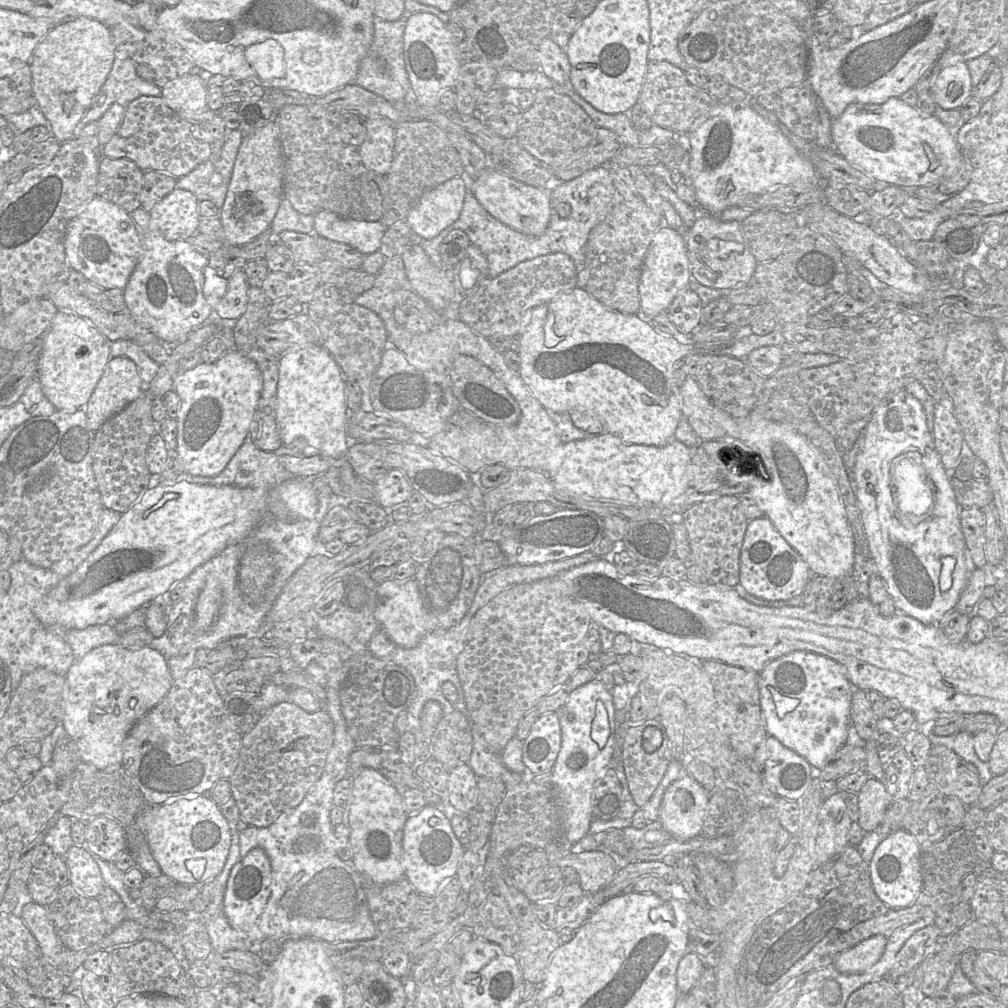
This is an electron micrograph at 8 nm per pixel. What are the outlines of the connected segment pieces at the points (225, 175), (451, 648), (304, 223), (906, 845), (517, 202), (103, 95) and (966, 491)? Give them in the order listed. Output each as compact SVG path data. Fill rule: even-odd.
M240 129L230 132L218 159L208 159L187 175L177 178L176 187L192 192L198 201L209 200L222 208L238 150L244 139Z
M471 605L469 606L467 612L464 614L460 622L457 623L455 626L447 630L435 629L434 631L429 632L421 639L419 644L414 648L406 649L406 648L397 646L392 641L390 641L388 637L385 635L385 633L381 631L380 629L378 629L374 633L374 635L372 636L368 644L368 650L370 651L372 655L376 656L379 659L382 659L385 661L391 661L395 663L396 665L401 666L402 668L406 669L412 675L414 679L415 695L407 709L408 714L409 714L409 732L418 732L420 730L419 717L425 703L428 701L438 702L441 706L443 715L447 715L451 713L454 709L456 709L459 712L461 712L470 721L469 713L467 711L466 704L465 704L465 697L464 697L463 689L462 689L462 686L461 686L461 683L457 674L457 657L463 648L465 635L467 632L469 623L471 621L471 617L465 618L467 613L469 612L470 607ZM444 682L451 682L456 688L457 698L454 704L449 702L442 694L441 685Z
M282 197L280 206L270 226L271 244L282 244L280 234L284 231L294 231L304 234L314 233L314 216L304 215L294 209L288 199Z
M905 830L888 835L876 848L869 863L870 876L878 898L893 909L911 906L923 887L922 848L915 836Z
M489 167L470 181L469 190L489 214L518 232L538 237L549 225L552 214L549 189L527 185Z
M116 51L111 71L77 125L77 131L90 122L98 121L115 103L126 107L139 96L161 96L162 90L159 86L137 74L136 64L126 51Z
M953 477L950 479L956 501L961 508L978 507L984 509L993 502L993 493L987 481L973 478L962 481Z

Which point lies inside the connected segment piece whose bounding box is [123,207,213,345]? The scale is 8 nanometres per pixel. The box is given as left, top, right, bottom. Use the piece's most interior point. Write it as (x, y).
(164, 293)

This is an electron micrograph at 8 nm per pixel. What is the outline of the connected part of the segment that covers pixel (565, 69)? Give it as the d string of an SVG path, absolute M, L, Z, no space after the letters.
M550 36L541 40L537 50L540 70L557 83L570 84L571 67L565 50L557 45Z

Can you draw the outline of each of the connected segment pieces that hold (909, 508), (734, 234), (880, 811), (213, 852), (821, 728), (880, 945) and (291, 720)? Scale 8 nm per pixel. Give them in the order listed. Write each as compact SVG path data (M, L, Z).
M903 458L891 469L898 508L904 515L923 515L932 505L932 491L923 479L921 469L911 458Z
M698 215L689 231L685 228L684 237L692 279L722 291L750 283L758 262L743 236L741 222L722 221L715 215Z
M869 778L858 793L858 797L858 823L867 833L875 831L892 804L887 787L875 778Z
M208 795L177 799L162 805L146 805L135 819L164 875L178 884L205 884L222 871L232 840L232 826Z
M796 650L772 659L759 673L759 701L767 735L776 738L783 746L803 757L812 768L822 769L825 762L846 744L848 740L849 727L851 725L851 701L854 689L849 680L846 668L829 657L811 651Z
M872 936L840 953L833 965L844 974L863 973L879 961L886 944L887 938L885 936Z
M290 702L264 711L253 729L243 735L237 767L229 779L241 818L255 827L268 827L279 816L298 806L320 778L334 742L334 724L325 709L309 713Z

